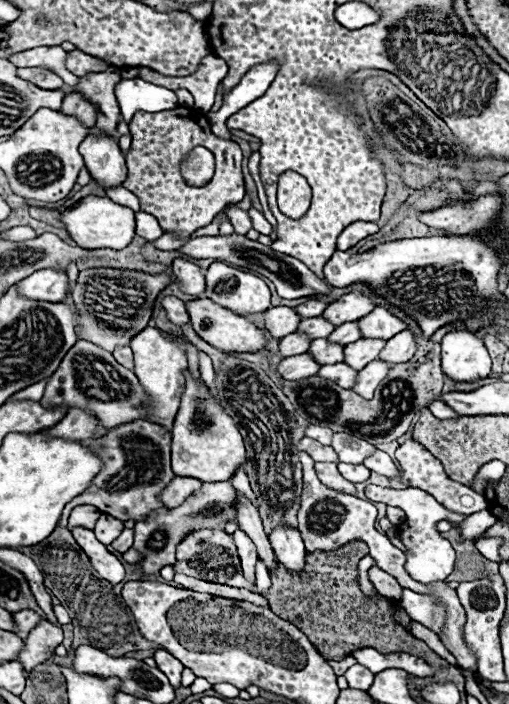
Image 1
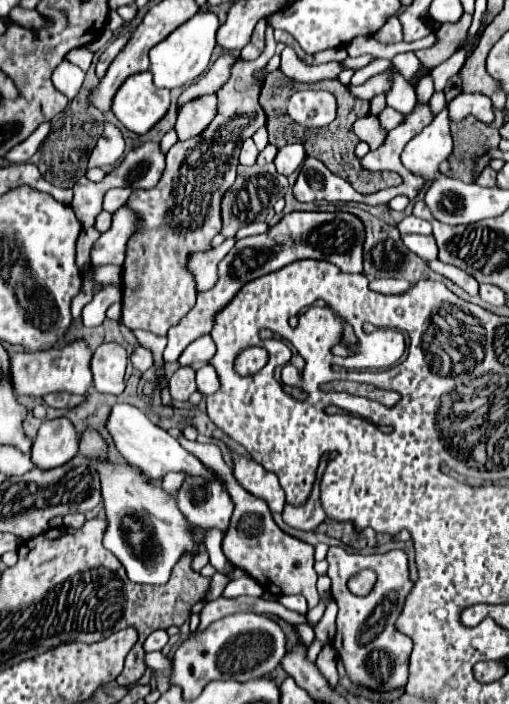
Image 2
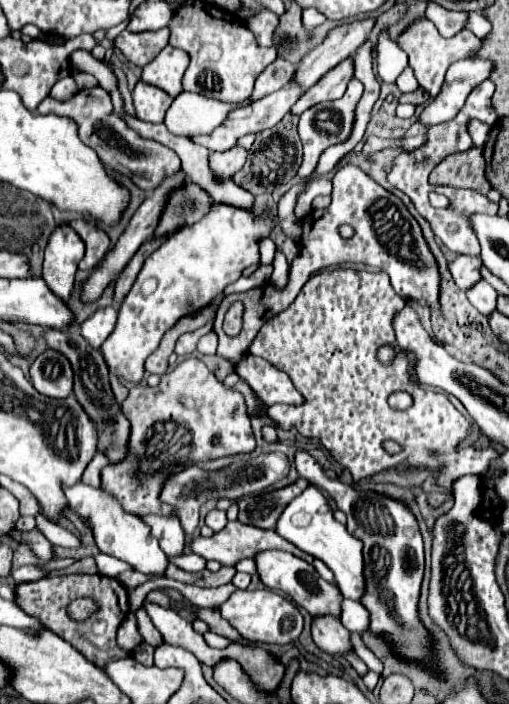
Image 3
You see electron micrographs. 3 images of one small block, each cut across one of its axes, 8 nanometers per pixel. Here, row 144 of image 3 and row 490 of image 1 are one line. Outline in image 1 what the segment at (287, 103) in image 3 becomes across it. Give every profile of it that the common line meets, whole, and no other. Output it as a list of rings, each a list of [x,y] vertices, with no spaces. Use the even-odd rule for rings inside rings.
[[[214,482],[204,484],[198,494],[192,494],[182,506],[172,510],[158,510],[144,522],[136,522],[134,526],[134,550],[142,554],[142,560],[138,562],[144,574],[156,574],[164,566],[176,562],[176,544],[192,530],[200,528],[224,528],[224,522],[234,520],[236,522],[236,510],[232,508],[236,502],[236,490],[230,482]]]

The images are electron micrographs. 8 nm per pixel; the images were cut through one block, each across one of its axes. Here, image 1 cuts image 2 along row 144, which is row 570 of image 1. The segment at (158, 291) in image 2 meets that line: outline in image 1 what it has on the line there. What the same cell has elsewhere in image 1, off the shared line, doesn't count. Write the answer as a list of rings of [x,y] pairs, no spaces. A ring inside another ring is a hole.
[[[210,528],[210,530],[194,530],[176,546],[176,574],[190,574],[192,578],[202,578],[206,582],[218,582],[234,588],[250,588],[252,584],[242,576],[240,560],[236,554],[236,546],[230,534],[224,528]]]

